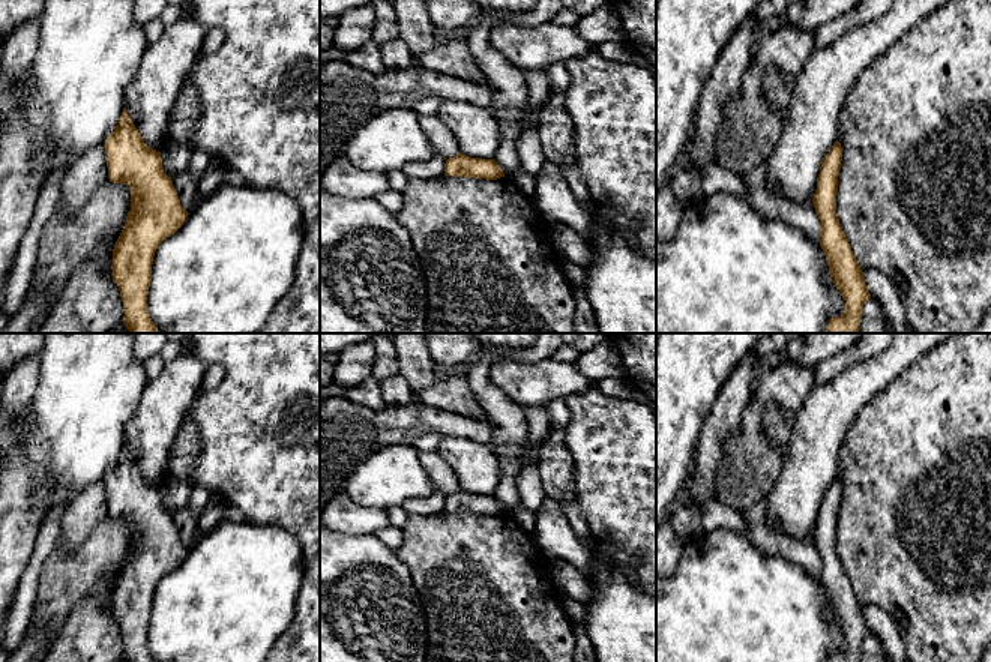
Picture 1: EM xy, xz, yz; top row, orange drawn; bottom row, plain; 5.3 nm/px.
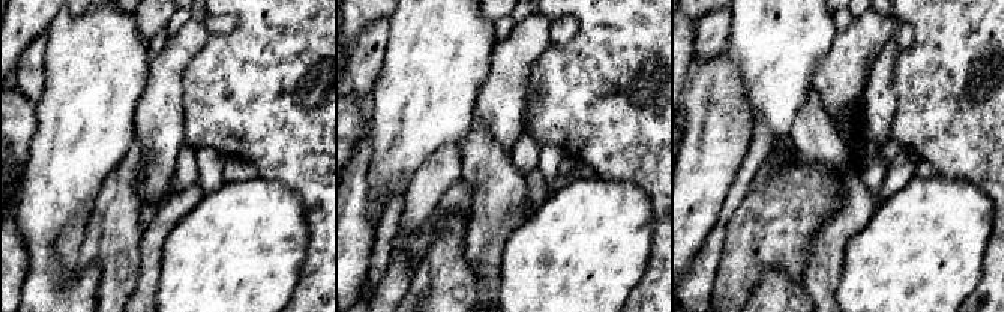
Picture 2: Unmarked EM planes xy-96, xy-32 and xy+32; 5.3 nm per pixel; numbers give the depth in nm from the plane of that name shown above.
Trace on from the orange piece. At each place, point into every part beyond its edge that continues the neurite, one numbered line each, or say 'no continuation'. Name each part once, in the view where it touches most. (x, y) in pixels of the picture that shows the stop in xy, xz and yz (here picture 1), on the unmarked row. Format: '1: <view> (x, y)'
no continuation

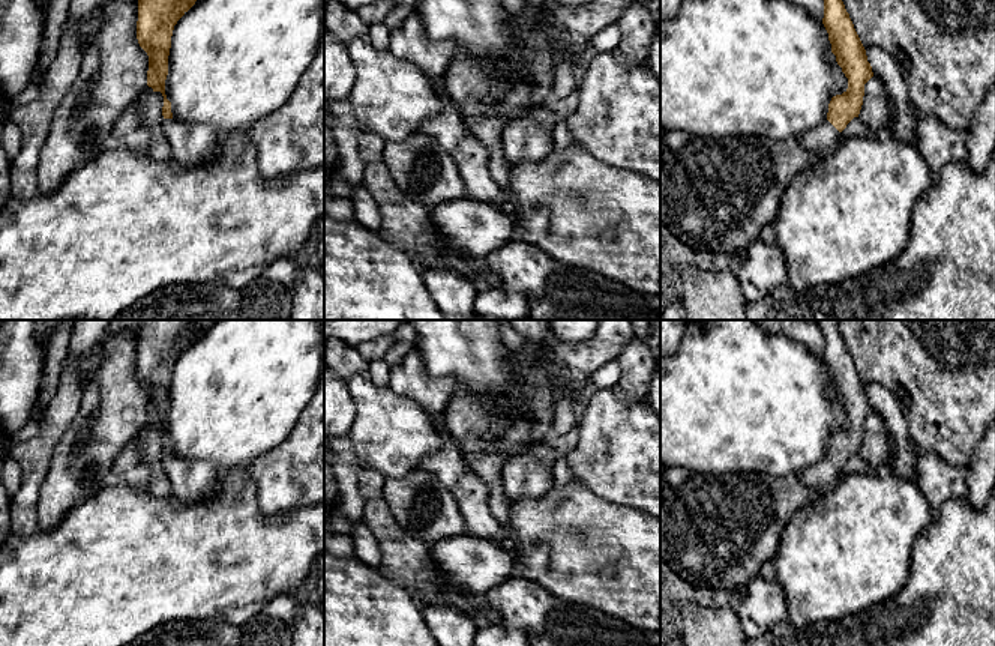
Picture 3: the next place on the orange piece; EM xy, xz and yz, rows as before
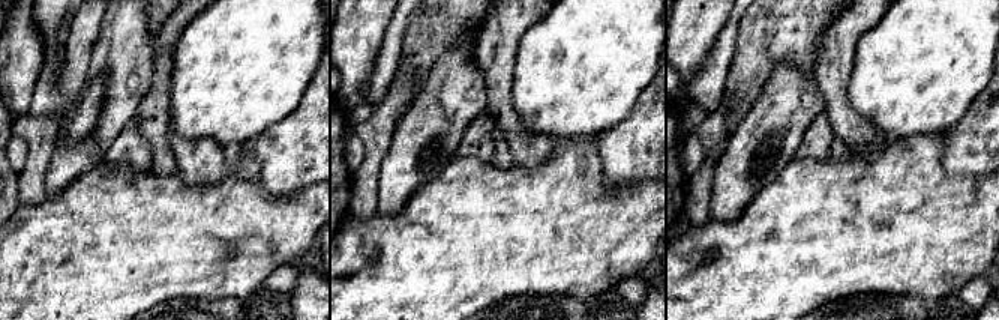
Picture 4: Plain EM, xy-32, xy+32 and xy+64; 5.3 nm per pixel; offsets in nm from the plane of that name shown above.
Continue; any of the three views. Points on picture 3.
1: yz (820, 478)

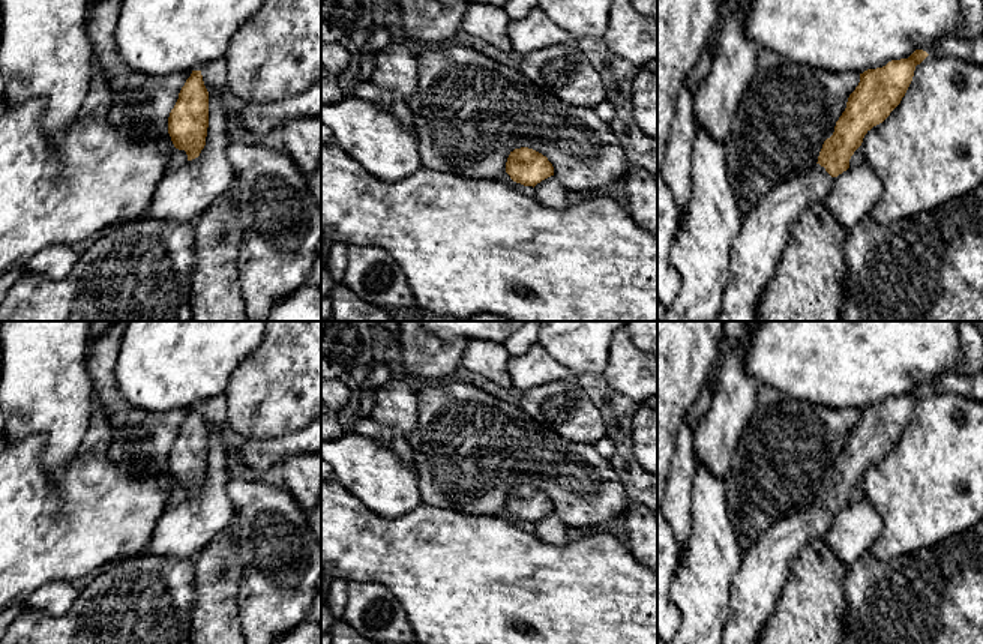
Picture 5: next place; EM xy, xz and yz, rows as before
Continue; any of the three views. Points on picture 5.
1: yz (755, 590)

